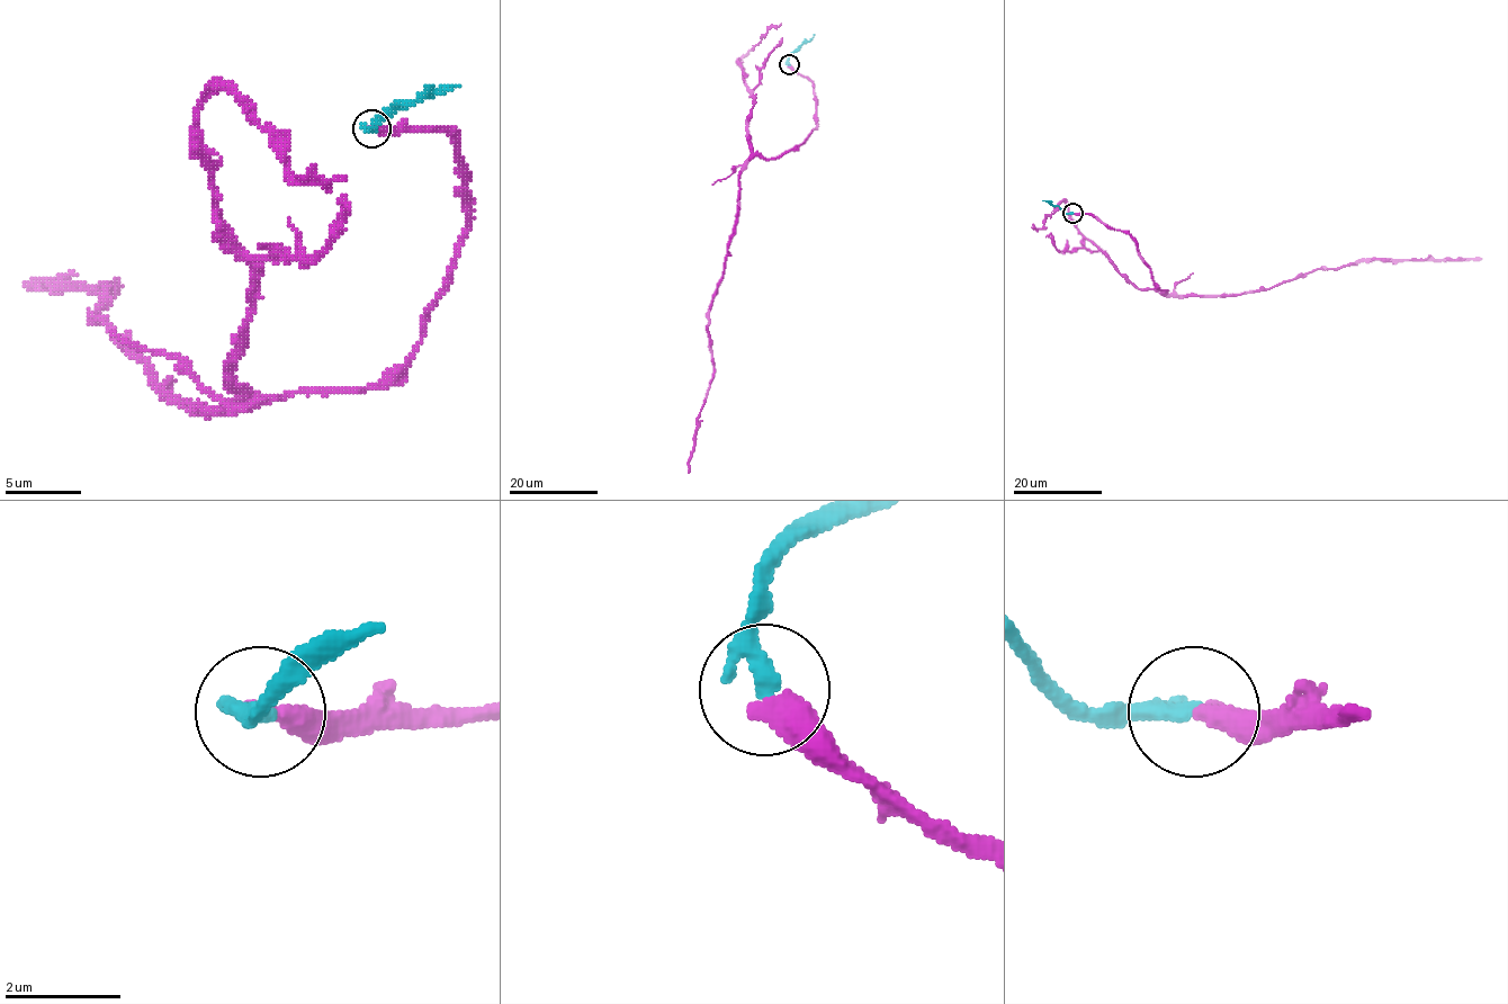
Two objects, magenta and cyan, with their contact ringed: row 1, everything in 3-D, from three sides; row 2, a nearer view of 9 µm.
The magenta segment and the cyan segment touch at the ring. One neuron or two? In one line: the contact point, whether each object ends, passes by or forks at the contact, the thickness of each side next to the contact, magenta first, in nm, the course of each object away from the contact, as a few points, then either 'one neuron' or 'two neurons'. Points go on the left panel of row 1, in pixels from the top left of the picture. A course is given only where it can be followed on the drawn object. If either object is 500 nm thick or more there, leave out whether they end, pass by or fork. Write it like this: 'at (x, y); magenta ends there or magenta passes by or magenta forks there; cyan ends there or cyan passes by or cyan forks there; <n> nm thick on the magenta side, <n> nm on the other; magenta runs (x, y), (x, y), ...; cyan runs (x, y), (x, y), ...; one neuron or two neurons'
at (371, 128); magenta ends there; cyan passes by; 420 nm thick on the magenta side, 240 nm on the other; magenta runs (373, 127), (451, 135), (467, 230), (418, 350), (376, 385), (190, 408), (96, 316), (115, 283), (28, 283); cyan runs (373, 127), (368, 127), (402, 105), (459, 86); one neuron

